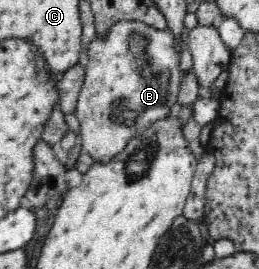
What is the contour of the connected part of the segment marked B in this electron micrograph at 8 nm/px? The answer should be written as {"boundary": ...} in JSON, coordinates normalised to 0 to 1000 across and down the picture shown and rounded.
{"boundary":[[[452,78],[425,112],[425,123],[405,138],[405,149],[367,141],[340,171],[340,242],[328,257],[328,301],[305,357],[297,361],[297,394],[290,431],[301,439],[305,487],[317,561],[340,569],[363,599],[405,610],[417,606],[444,576],[471,569],[490,532],[517,509],[541,502],[571,468],[583,468],[602,450],[625,450],[656,428],[668,390],[687,379],[687,342],[699,327],[703,279],[695,275],[691,238],[695,219],[683,193],[672,186],[672,141],[649,112],[595,112],[595,104],[556,93],[548,82]]]}

